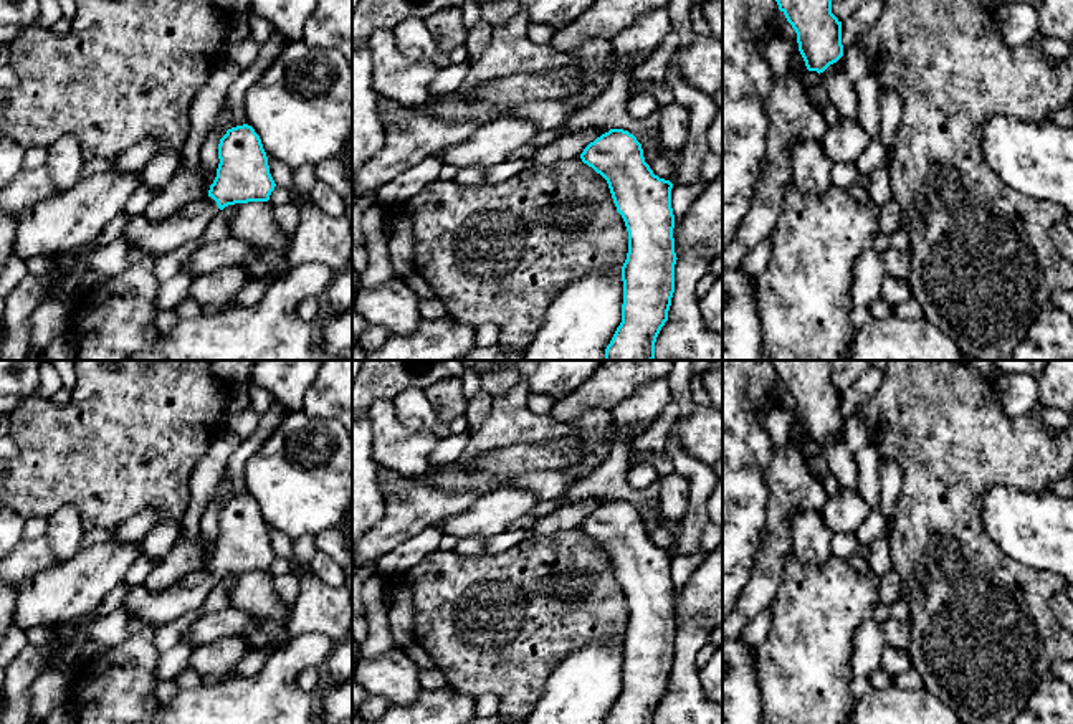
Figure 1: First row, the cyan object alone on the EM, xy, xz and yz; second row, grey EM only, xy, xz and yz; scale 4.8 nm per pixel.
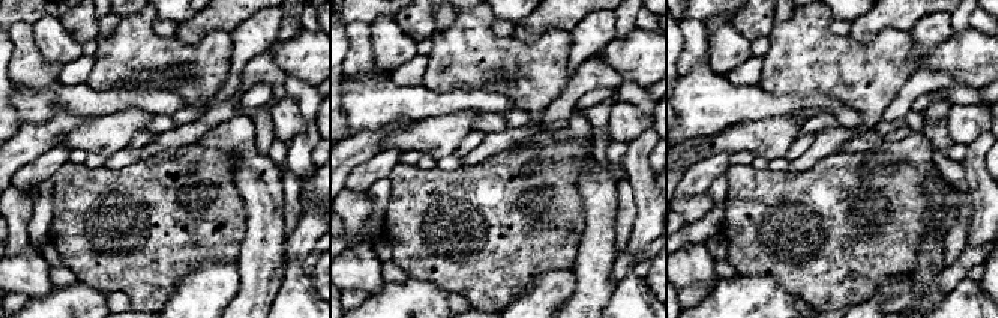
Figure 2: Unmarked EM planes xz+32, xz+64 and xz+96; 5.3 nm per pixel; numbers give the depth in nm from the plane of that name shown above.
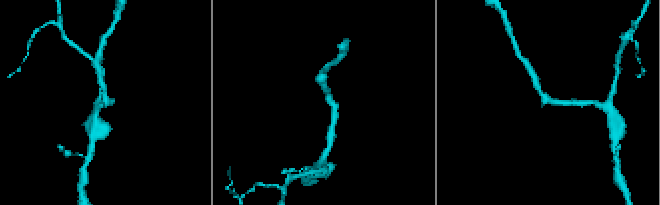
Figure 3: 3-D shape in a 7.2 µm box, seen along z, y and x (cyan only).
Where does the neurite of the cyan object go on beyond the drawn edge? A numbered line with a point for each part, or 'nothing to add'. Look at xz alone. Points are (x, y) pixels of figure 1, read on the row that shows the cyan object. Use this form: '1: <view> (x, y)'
nothing to add

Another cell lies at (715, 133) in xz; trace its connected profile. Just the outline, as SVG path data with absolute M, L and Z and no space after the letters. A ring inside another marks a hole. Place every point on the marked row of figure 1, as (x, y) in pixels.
M722 106L718 107L716 116L709 124L706 142L711 152L722 155Z

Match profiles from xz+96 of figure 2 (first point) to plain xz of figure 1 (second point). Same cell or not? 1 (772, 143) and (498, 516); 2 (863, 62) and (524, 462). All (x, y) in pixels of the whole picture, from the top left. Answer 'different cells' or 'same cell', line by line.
1: same cell
2: different cells

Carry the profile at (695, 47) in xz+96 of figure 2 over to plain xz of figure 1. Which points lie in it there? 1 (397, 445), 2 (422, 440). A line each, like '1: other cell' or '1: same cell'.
1: same cell
2: same cell

